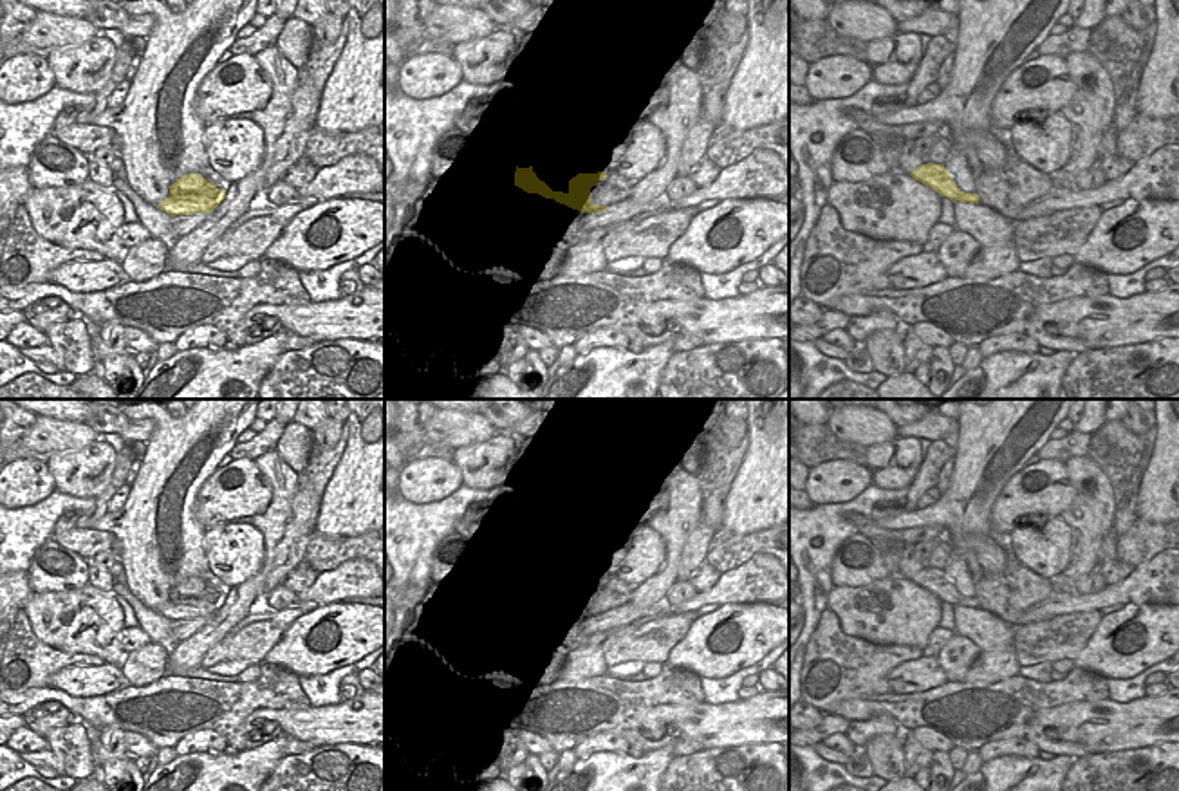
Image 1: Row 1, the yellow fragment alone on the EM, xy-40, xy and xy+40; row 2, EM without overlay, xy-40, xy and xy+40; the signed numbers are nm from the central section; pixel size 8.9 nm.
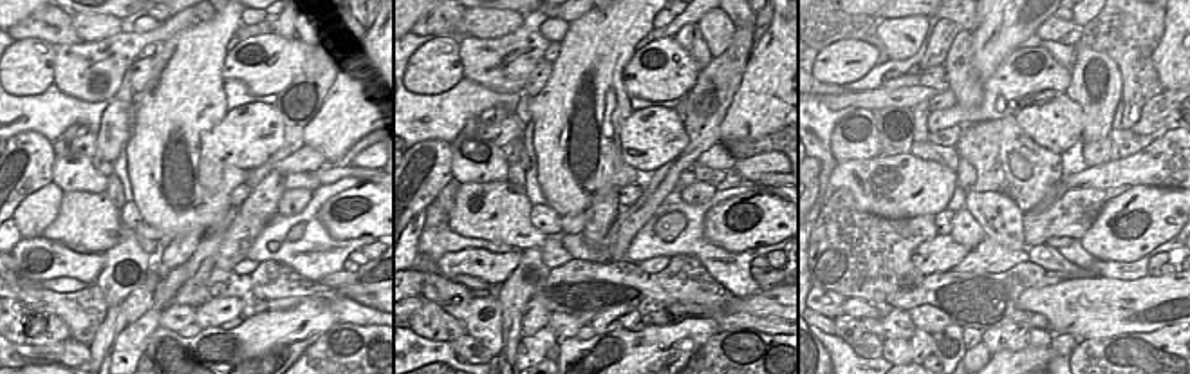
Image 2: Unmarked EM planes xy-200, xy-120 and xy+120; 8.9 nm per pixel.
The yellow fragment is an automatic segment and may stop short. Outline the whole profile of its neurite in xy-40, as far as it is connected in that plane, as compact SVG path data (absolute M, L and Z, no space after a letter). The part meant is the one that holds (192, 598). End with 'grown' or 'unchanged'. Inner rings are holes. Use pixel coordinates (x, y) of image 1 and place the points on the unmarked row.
M188 578L170 591L170 601L157 612L172 621L211 618L226 603L226 594L208 587L200 578Z; unchanged

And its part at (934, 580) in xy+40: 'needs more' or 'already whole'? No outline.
already whole

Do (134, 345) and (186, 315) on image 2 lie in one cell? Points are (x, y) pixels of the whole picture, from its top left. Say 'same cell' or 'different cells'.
different cells

